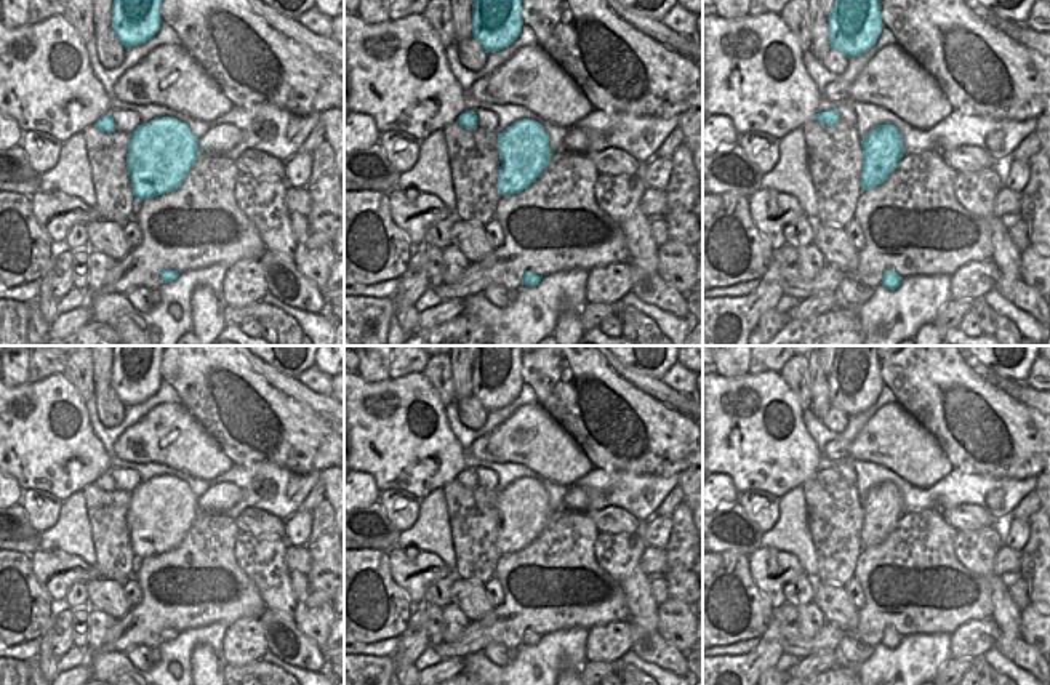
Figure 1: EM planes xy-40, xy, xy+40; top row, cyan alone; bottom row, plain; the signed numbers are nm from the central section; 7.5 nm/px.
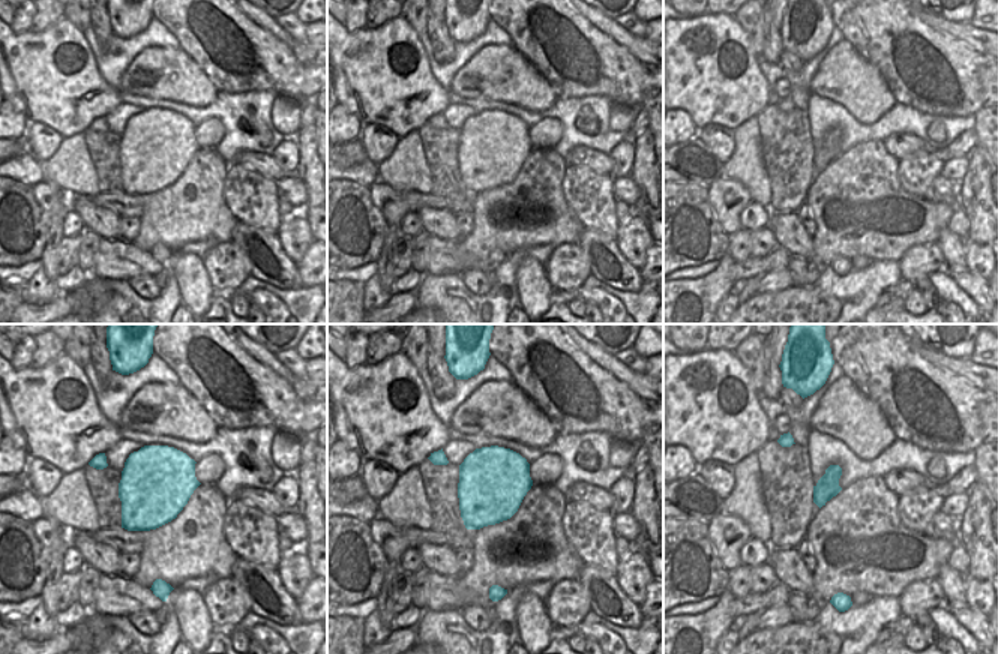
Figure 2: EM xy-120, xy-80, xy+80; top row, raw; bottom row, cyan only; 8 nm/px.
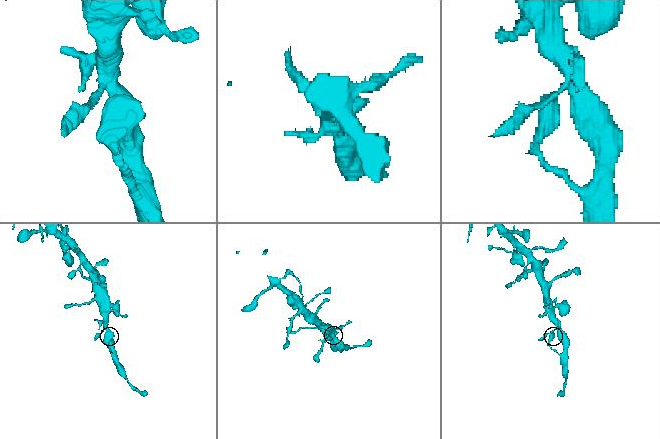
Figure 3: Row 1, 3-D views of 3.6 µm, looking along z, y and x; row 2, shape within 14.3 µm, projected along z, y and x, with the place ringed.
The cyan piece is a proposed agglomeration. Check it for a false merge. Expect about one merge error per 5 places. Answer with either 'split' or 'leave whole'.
leave whole

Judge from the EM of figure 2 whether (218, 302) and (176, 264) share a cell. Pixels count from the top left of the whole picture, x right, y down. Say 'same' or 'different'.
different

